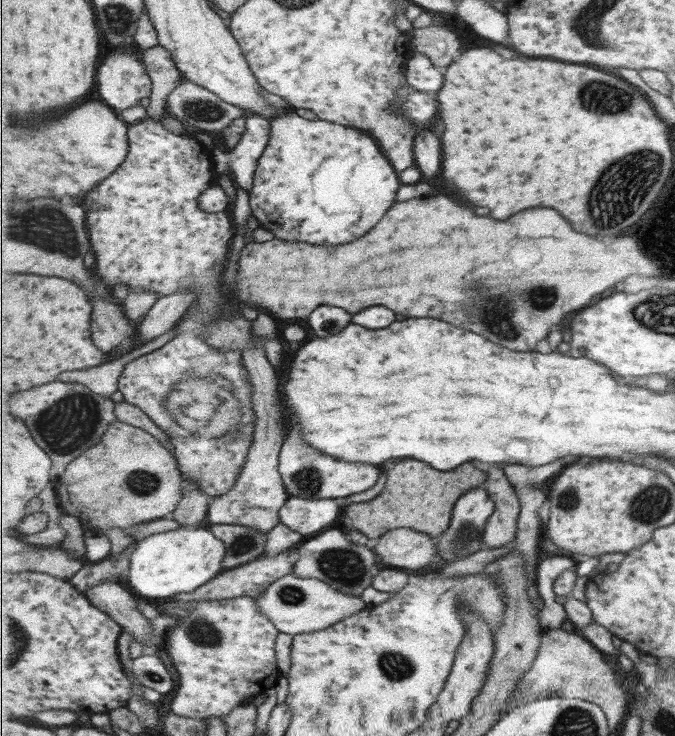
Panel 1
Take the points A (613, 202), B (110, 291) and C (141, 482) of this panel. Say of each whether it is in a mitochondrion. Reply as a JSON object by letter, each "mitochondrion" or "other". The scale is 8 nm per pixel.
{"A":"mitochondrion","B":"other","C":"mitochondrion"}

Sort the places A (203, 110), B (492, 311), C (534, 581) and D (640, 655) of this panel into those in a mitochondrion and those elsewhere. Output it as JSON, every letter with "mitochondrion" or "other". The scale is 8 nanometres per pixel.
{"A":"mitochondrion","B":"mitochondrion","C":"other","D":"other"}

